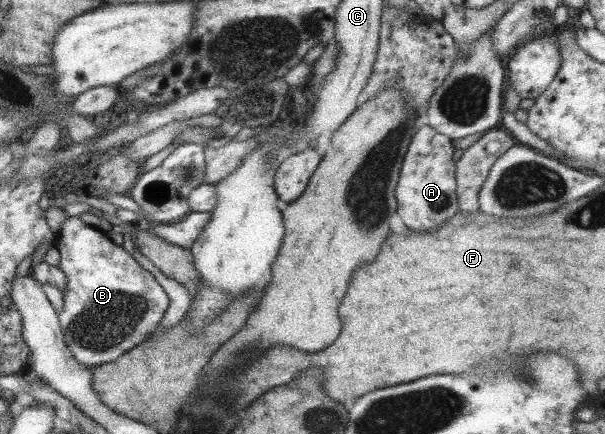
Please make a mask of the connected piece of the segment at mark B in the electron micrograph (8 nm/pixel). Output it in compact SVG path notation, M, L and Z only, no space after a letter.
M76 216L66 218L61 224L54 247L60 252L57 267L65 276L63 309L56 315L63 333L63 342L77 362L92 367L114 361L142 344L143 339L159 328L158 323L167 308L168 298L152 279L151 273L143 270L122 246L115 245L105 233L87 226Z

